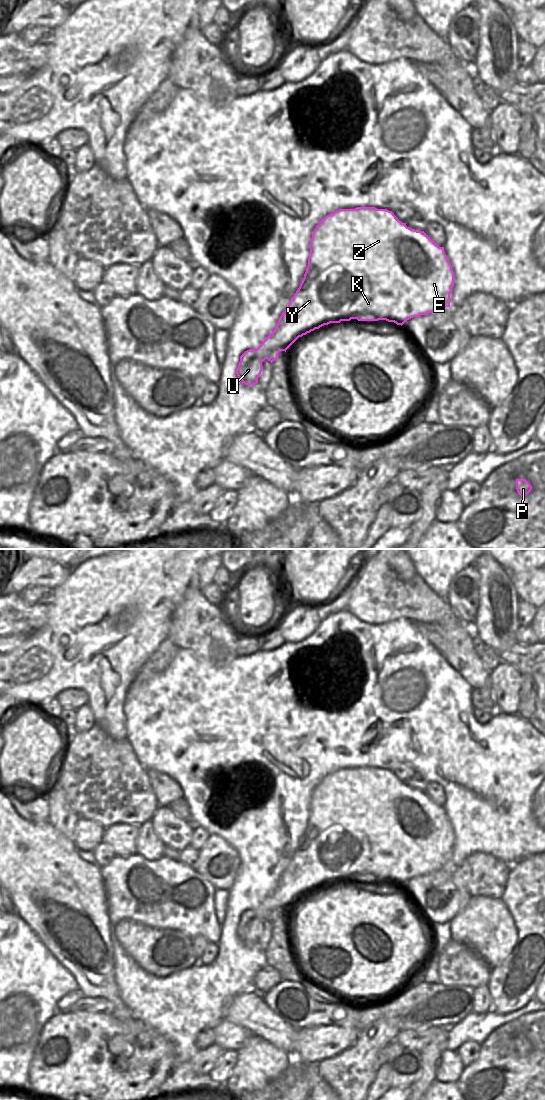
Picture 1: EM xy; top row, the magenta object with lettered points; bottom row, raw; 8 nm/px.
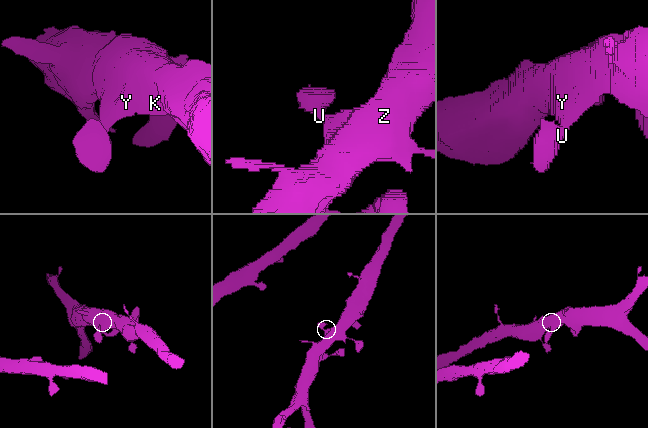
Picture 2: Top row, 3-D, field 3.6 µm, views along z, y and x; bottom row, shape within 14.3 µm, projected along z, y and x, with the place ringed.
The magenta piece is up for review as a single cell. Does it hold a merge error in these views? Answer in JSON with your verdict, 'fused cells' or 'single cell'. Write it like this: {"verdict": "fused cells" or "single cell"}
{"verdict": "single cell"}

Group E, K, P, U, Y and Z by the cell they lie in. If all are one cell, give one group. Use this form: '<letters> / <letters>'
E K P U Y Z

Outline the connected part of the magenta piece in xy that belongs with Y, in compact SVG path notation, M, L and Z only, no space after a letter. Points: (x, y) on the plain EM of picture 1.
M357 767L355 769L339 769L324 777L312 792L310 800L310 816L304 838L290 860L288 866L280 876L276 888L262 901L257 909L249 909L240 916L240 922L236 934L245 945L255 945L262 932L262 922L267 919L271 923L278 918L281 911L285 911L299 898L315 889L319 889L330 883L340 883L341 881L378 881L386 880L397 885L403 885L407 880L421 875L427 875L433 871L439 871L445 867L450 867L450 854L454 846L454 832L452 826L444 812L444 807L439 807L424 791L417 791L406 786L406 783L399 781L392 771L387 769L377 769L375 767Z

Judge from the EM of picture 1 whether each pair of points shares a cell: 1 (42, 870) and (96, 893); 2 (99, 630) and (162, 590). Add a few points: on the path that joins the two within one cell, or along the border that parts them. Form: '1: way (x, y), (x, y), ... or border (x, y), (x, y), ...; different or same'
1: way (55, 880), (59, 880), (72, 893), (83, 893); same
2: way (115, 614), (139, 590), (146, 590); same

